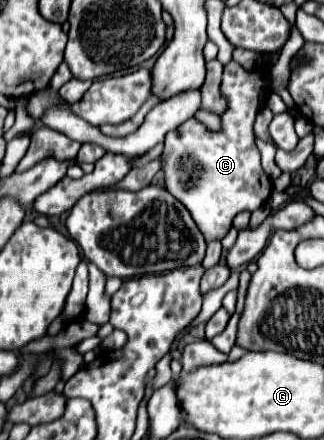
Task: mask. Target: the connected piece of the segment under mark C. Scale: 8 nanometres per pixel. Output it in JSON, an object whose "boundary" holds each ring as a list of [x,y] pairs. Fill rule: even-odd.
{"boundary":[[[230,61],[224,67],[220,91],[228,99],[228,107],[220,115],[222,129],[210,131],[192,117],[174,131],[168,131],[162,153],[164,187],[190,211],[206,243],[224,239],[236,213],[262,207],[272,193],[270,177],[260,167],[260,151],[252,131],[256,113],[272,91],[272,75],[262,69],[248,71],[240,63]],[[188,165],[196,165],[200,171],[185,171]]]}

